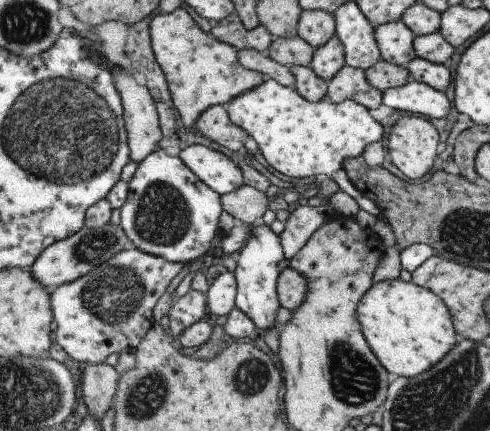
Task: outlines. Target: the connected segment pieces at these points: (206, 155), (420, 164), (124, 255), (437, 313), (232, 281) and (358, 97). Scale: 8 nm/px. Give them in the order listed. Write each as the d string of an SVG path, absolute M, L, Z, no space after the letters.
M192 145L181 150L178 156L200 180L220 195L231 193L244 185L241 164L218 147Z
M404 116L388 136L387 159L410 180L422 178L433 166L440 146L438 131L422 116Z
M135 248L123 250L88 274L60 285L50 292L56 342L83 364L103 363L114 352L134 352L154 325L154 306L184 265Z
M398 278L373 284L360 297L356 316L376 358L397 377L415 377L427 371L446 356L458 341L444 301L431 290L412 281L404 282Z
M230 271L217 276L209 289L205 292L207 306L216 316L230 314L235 307L235 298L237 295L237 280L235 274Z
M344 65L329 81L325 100L339 103L350 99L368 110L383 103L383 92L366 80L365 71Z

